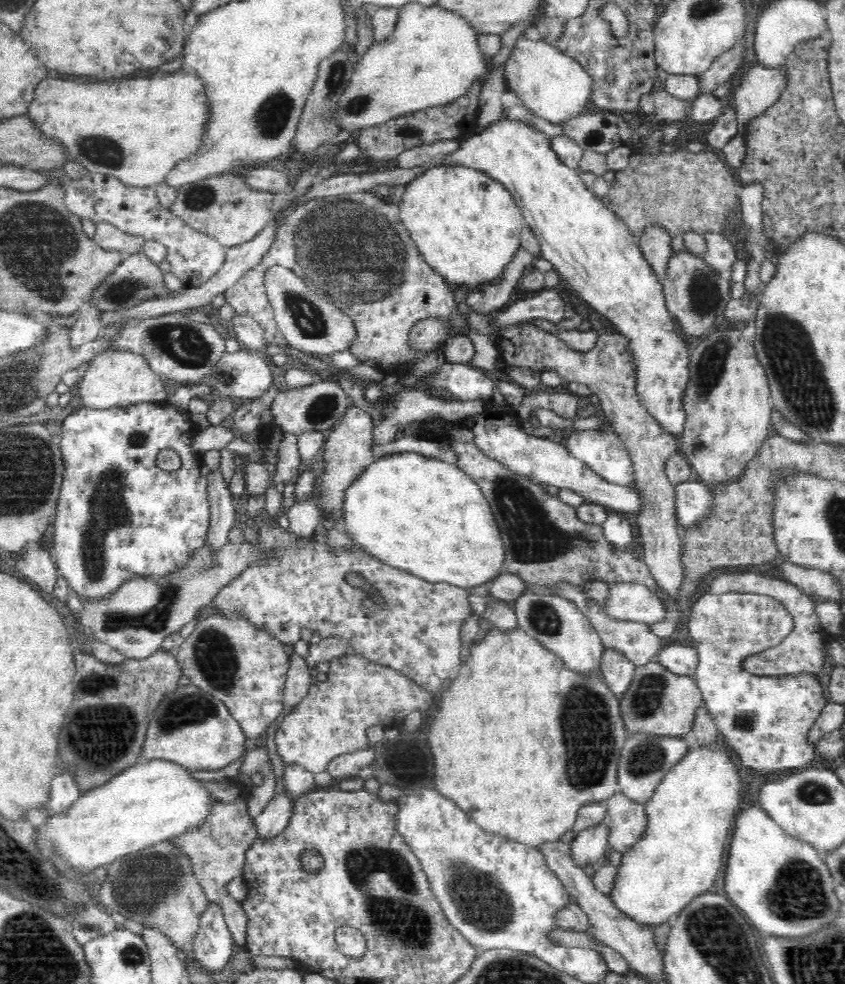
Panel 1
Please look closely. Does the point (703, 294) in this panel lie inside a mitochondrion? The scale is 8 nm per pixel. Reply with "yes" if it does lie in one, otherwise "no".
yes

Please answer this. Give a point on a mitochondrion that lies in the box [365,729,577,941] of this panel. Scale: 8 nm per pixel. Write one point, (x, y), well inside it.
(481, 900)

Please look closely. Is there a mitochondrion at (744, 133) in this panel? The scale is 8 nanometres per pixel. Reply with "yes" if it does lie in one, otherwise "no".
no

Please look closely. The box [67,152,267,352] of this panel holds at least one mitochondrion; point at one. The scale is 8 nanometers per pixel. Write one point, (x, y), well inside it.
(121, 291)

